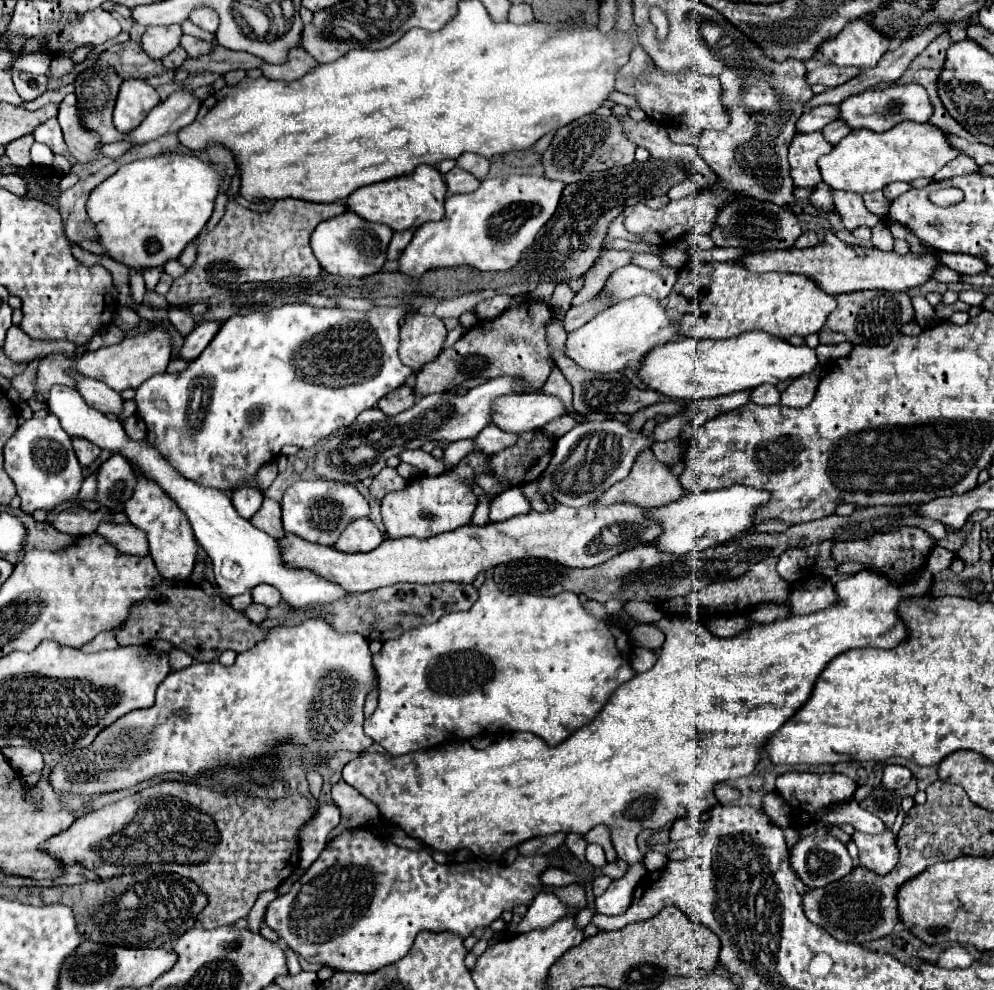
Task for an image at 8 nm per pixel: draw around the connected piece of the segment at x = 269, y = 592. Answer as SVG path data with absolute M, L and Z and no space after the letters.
M258 584L258 586L252 590L252 598L254 598L254 602L272 608L272 606L276 606L276 600L280 600L280 594L278 594L272 586Z

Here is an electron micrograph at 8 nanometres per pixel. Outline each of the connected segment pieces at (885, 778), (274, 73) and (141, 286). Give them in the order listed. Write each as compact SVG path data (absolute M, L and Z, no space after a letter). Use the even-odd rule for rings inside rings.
M892 764L892 766L886 766L884 768L884 774L882 774L881 786L878 788L884 790L898 790L898 788L904 788L912 778L912 772L906 768L906 766L898 766L898 764Z
M290 48L288 60L284 64L262 64L260 70L270 80L296 80L310 72L314 66L318 66L318 62L312 60L308 52L302 48Z
M132 272L130 274L130 290L132 290L132 298L135 303L142 304L144 295L146 293L146 286L144 283L144 278L140 272Z

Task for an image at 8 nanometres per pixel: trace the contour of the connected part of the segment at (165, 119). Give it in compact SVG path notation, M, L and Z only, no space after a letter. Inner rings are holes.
M174 92L168 100L160 102L136 130L128 132L124 142L132 146L140 146L164 134L178 132L194 122L198 108L200 108L200 100L196 100L192 94Z

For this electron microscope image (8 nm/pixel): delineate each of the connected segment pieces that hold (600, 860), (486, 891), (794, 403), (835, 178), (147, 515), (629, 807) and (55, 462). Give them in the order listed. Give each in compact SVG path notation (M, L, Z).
M588 844L586 848L586 860L596 866L596 868L602 868L606 864L606 858L604 858L604 850L600 844Z
M348 826L336 838L332 838L318 860L296 880L288 894L276 898L266 910L266 924L282 934L286 944L308 962L320 962L334 970L346 972L376 972L382 966L394 964L404 958L414 938L422 930L430 932L452 932L460 938L472 936L476 928L486 928L502 916L502 912L512 910L518 904L530 906L536 894L542 891L539 879L544 870L550 868L550 860L556 860L566 872L582 870L582 862L570 856L560 862L558 856L518 856L514 864L498 864L488 860L470 860L464 864L438 864L432 860L428 850L412 852L400 848L368 828Z
M818 364L814 368L814 372L808 372L808 376L802 376L800 380L794 380L780 396L780 404L782 406L788 406L788 408L804 408L812 402L814 394L816 394L816 388L820 384L820 380L824 378L824 370L822 366Z
M930 122L924 124L896 124L886 132L872 132L868 128L852 130L842 138L834 150L818 160L822 180L834 190L846 192L876 192L890 182L912 182L916 178L932 178L944 164L954 160L960 150L952 148L942 128Z
M138 476L138 486L134 490L132 500L128 500L124 504L124 512L136 528L140 528L148 534L150 556L152 556L160 576L164 576L168 580L184 580L184 582L190 580L192 568L196 562L198 544L196 544L192 528L188 526L188 518L180 512L176 502L168 494L164 494L164 490L160 490L158 484L146 480L144 476Z
M924 566L924 572L920 576L916 576L916 580L908 580L908 584L892 584L890 580L884 580L884 576L876 576L876 572L862 570L856 576L850 576L846 580L838 580L834 584L834 592L838 596L838 602L832 608L826 608L826 610L820 610L820 612L814 612L814 614L804 614L804 616L788 616L788 618L782 618L782 620L774 620L770 624L760 624L760 622L750 620L748 628L742 630L740 634L732 636L732 638L714 636L702 623L691 620L689 617L666 615L660 622L656 622L656 626L666 634L666 642L664 642L664 646L658 654L658 662L648 672L636 674L632 680L628 680L620 688L616 688L616 692L604 704L604 708L598 712L598 716L590 724L586 724L584 728L576 730L562 744L548 746L542 738L538 738L534 734L516 732L516 734L504 736L500 742L490 744L484 750L474 750L470 746L470 742L454 742L454 744L446 744L446 746L432 748L432 750L410 752L410 754L404 754L404 756L364 752L364 754L360 754L358 758L354 758L352 762L348 762L344 766L344 780L352 788L356 788L362 796L372 800L380 808L380 814L384 818L398 824L408 836L418 838L422 844L426 844L434 850L440 850L440 852L470 848L480 858L500 860L504 850L508 850L512 846L518 846L520 842L524 842L532 836L546 836L546 834L556 834L556 832L586 834L598 824L608 824L610 830L612 830L612 840L614 840L614 848L618 852L618 858L622 858L630 866L640 864L644 860L644 856L636 848L636 836L644 826L664 826L664 824L676 822L680 818L698 816L704 810L710 810L716 804L716 798L712 794L712 786L720 780L748 776L756 768L756 764L760 760L760 750L762 750L760 746L764 746L770 740L770 736L776 730L780 730L780 726L784 726L796 714L796 710L800 710L804 706L808 696L812 696L812 688L814 688L820 672L828 666L828 662L834 660L836 656L840 656L842 652L852 650L852 648L862 648L862 646L868 648L868 646L878 646L880 644L884 650L890 650L890 648L896 648L898 644L906 642L910 638L910 632L908 632L908 626L904 624L902 616L898 616L898 608L908 598L926 598L926 596L930 596L932 588L934 588L934 580L932 580L932 574L928 572L926 566Z
M54 414L44 420L26 420L4 446L4 470L16 484L18 496L22 498L22 510L32 514L36 510L52 512L60 504L76 502L80 486L84 482L84 468L80 466L70 436L62 430Z

